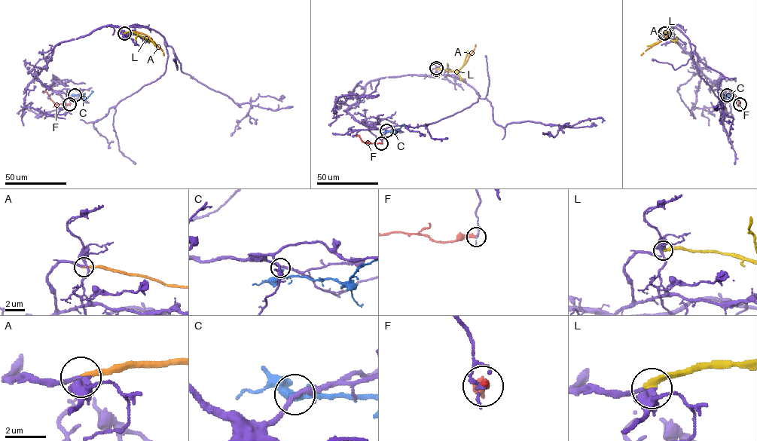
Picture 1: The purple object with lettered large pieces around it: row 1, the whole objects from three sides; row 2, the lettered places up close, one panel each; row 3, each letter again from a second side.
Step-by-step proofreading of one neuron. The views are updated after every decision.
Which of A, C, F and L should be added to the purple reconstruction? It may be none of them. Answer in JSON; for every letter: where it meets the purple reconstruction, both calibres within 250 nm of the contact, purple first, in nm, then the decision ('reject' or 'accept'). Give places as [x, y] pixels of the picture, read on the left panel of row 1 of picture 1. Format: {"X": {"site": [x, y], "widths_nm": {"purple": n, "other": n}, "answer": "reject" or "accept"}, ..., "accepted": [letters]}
{"A": {"site": [124, 33], "widths_nm": {"purple": 190, "other": 240}, "answer": "accept"}, "C": {"site": [74, 95], "widths_nm": {"purple": 190, "other": 180}, "answer": "reject"}, "F": {"site": [69, 104], "widths_nm": {"purple": 190, "other": 380}, "answer": "reject"}, "L": {"site": [124, 33], "widths_nm": {"purple": 340, "other": 320}, "answer": "reject"}, "accepted": ["A"]}

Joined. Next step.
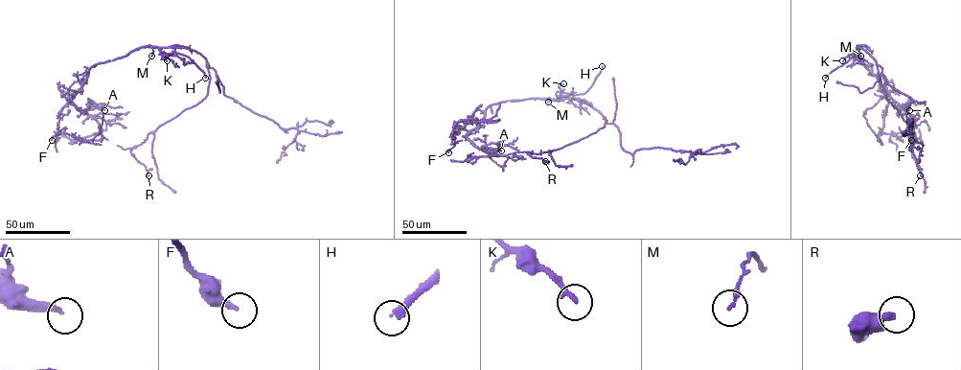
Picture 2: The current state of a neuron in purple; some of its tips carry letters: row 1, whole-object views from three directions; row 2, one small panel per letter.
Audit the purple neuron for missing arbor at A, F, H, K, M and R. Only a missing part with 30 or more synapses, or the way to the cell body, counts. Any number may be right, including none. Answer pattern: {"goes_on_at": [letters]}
{"goes_on_at": ["H", "K"]}

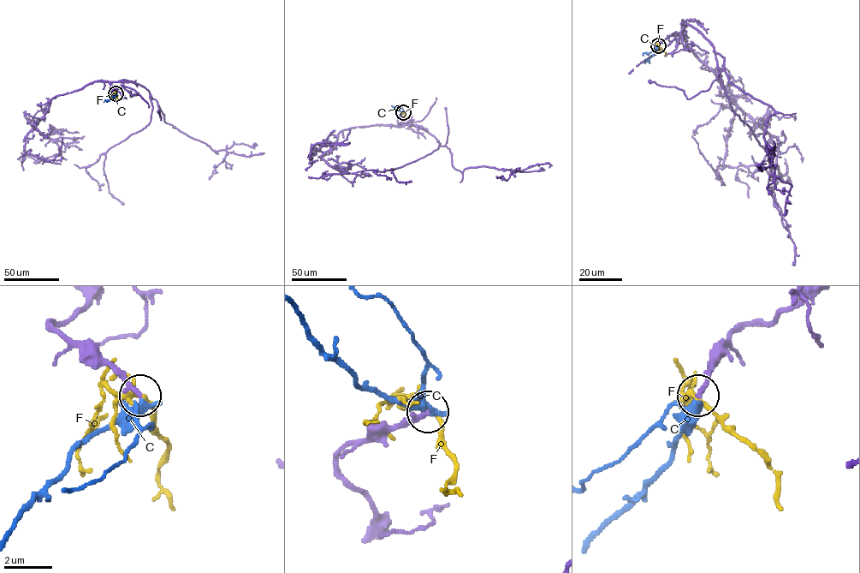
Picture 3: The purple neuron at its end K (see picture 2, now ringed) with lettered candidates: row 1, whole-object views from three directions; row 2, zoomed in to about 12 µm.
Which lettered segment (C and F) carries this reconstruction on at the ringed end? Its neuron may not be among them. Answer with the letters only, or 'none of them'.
C

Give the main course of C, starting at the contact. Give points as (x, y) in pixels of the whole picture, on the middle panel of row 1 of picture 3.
C: (403, 112), (391, 105)

